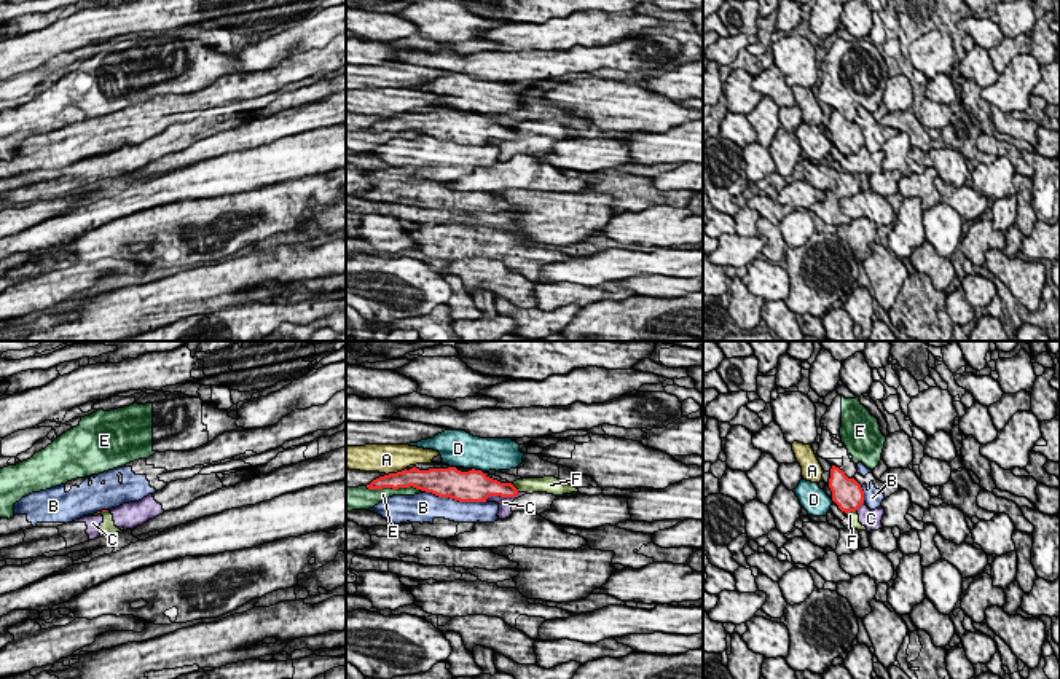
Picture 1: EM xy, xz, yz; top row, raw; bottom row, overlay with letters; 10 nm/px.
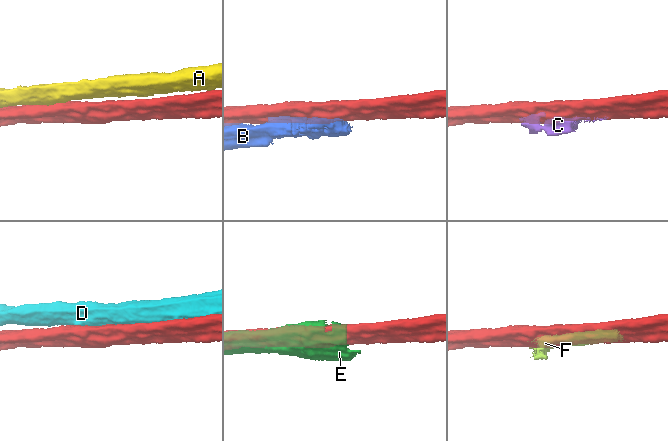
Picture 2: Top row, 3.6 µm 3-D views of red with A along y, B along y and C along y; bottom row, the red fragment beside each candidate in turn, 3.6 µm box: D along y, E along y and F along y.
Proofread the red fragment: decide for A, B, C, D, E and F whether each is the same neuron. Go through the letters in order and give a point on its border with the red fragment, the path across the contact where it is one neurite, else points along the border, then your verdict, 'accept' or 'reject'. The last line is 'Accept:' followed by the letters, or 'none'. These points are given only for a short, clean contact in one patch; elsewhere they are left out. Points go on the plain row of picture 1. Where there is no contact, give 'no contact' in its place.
A: xz (397, 115) | reject
B: xz (455, 142) | reject
C: xz (501, 139) | reject
D: xz (477, 113) | reject
E: xz (394, 131) | reject
F: xz (515, 131) | reject
Accept: none

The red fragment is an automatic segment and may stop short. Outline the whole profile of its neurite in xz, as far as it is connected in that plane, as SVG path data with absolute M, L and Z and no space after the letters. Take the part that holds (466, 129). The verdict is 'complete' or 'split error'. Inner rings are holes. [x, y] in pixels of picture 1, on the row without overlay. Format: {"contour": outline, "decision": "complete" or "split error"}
{"contour": "M416 110L389 116L367 128L368 132L416 131L438 140L459 145L486 145L489 139L515 140L518 132L512 126L501 126L481 113L461 115L456 110L419 113Z", "decision": "complete"}

